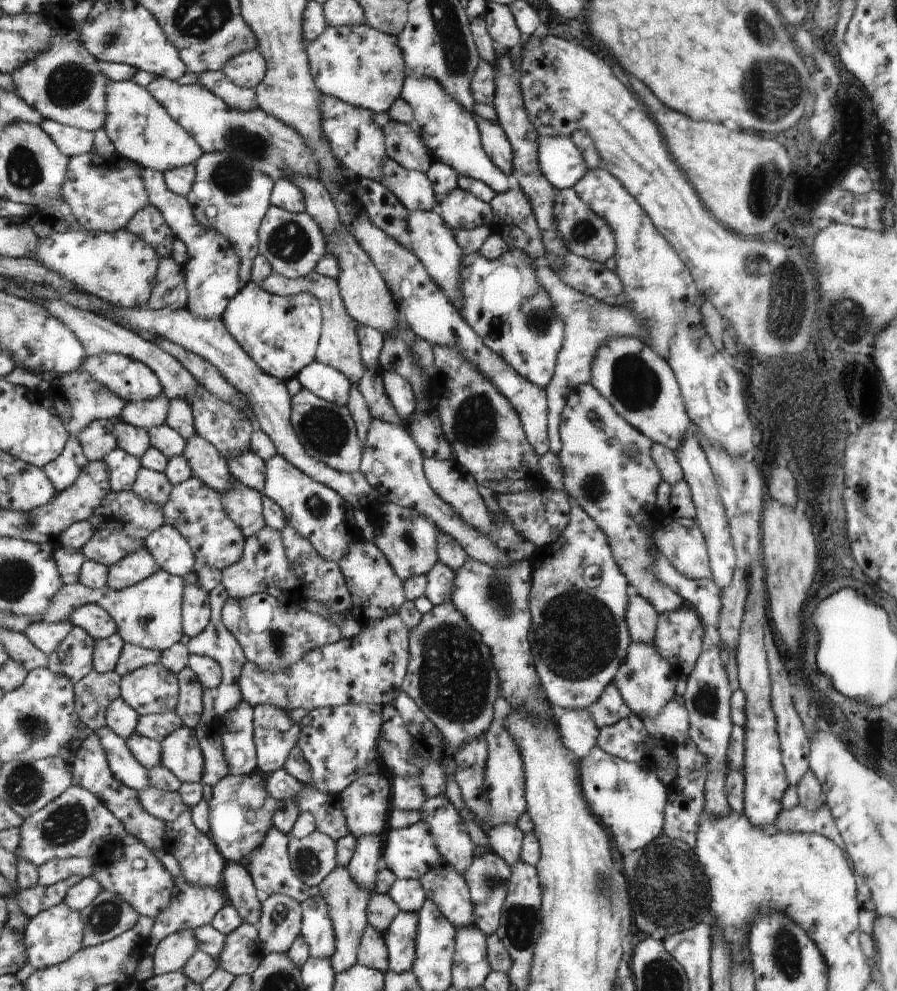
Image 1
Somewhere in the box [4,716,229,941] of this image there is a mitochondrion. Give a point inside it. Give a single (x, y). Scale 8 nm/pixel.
(66, 824)

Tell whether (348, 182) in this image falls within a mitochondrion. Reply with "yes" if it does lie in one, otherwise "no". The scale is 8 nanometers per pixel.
no

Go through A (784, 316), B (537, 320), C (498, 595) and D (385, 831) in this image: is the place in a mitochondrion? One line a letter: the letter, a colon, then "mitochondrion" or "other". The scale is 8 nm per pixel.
A: mitochondrion
B: mitochondrion
C: mitochondrion
D: other

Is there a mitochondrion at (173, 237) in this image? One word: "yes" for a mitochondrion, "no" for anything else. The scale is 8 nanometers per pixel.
no

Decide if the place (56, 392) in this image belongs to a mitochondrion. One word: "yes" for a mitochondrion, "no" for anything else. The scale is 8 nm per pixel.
no

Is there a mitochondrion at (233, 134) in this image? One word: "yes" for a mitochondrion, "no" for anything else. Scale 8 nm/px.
yes

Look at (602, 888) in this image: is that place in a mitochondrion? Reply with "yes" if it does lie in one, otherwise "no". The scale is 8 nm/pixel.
yes

